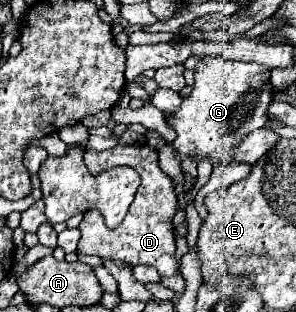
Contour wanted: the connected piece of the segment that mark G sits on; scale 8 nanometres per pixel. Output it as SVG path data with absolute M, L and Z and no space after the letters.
M205 56L195 66L193 92L175 116L169 118L169 126L177 132L173 146L179 158L195 156L197 160L211 156L213 164L221 164L229 158L231 148L239 144L249 132L267 124L267 106L271 102L271 88L267 86L271 68L257 66L253 62L237 62L225 56Z

